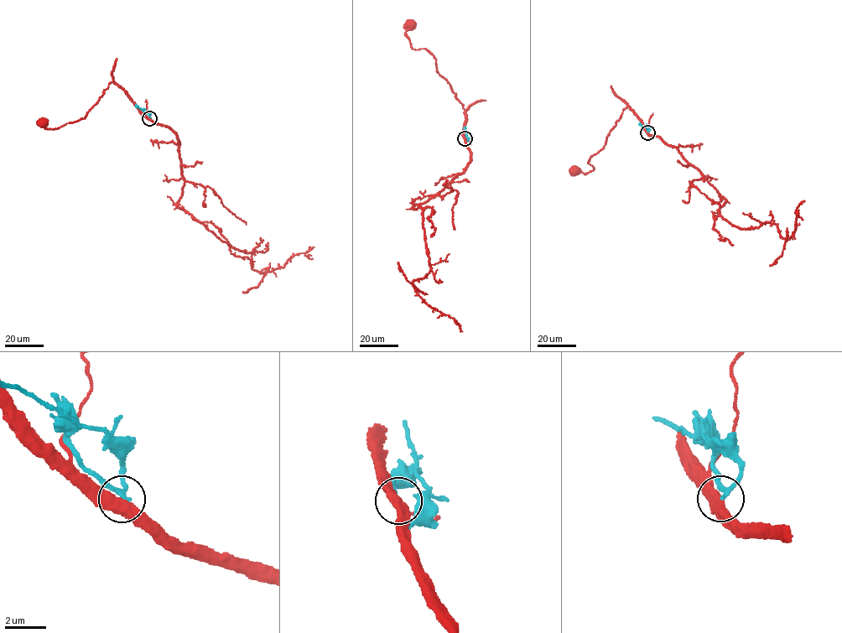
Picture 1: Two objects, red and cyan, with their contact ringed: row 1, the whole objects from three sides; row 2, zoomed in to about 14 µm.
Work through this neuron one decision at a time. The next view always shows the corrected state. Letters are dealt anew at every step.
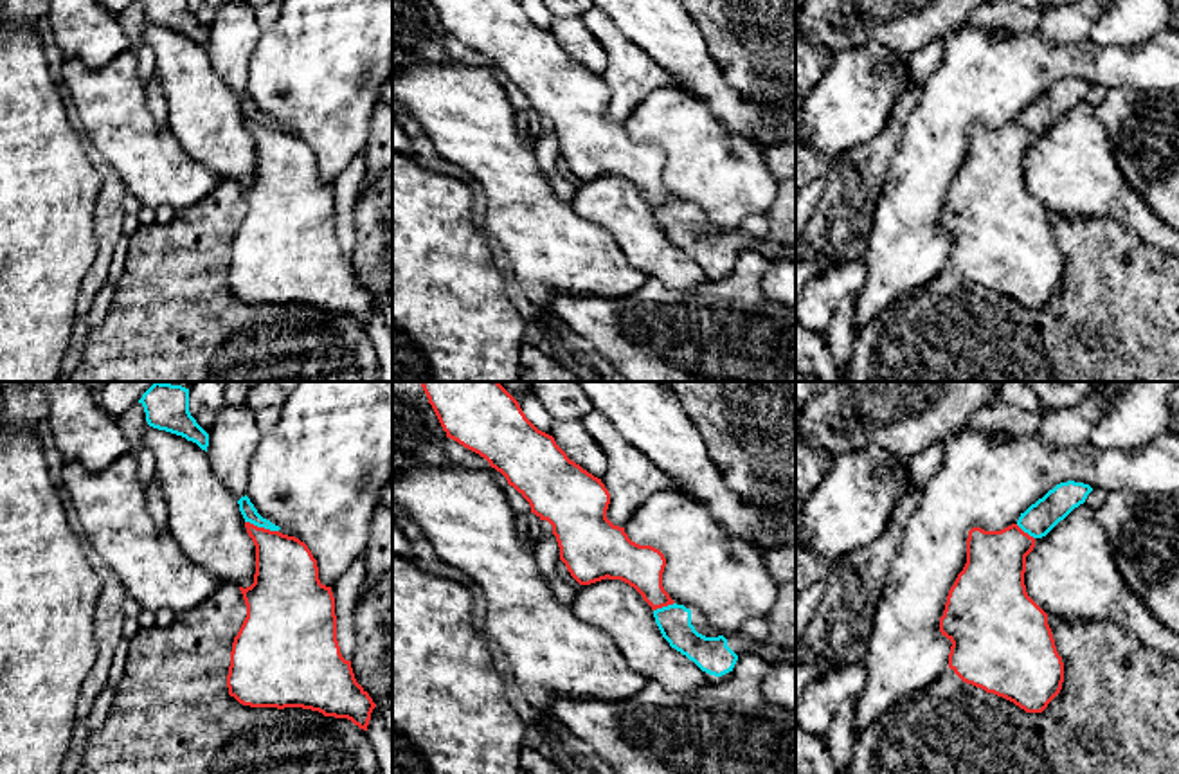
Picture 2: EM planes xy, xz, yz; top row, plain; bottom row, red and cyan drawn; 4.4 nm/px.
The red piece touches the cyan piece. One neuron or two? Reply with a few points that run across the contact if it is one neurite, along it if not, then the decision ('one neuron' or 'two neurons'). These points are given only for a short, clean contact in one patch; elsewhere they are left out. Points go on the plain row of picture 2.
line xy (245, 117), (278, 128); two neurons

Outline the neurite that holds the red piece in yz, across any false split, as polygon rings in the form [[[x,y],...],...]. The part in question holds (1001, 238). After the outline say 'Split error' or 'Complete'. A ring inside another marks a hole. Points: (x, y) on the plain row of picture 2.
[[[1017,121],[1001,128],[972,124],[967,160],[949,187],[940,229],[952,239],[949,265],[963,279],[1003,293],[1026,310],[1042,310],[1062,286],[1064,259],[1048,211],[1026,189],[1026,153],[1033,144],[1035,135]]]. Complete

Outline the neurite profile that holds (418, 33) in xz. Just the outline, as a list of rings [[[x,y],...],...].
[[[392,0],[392,70],[418,63],[450,63],[443,27],[430,0]]]

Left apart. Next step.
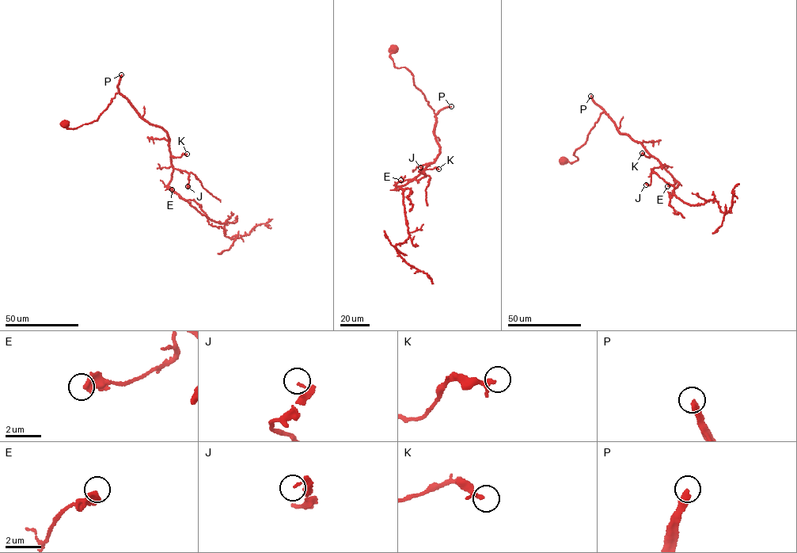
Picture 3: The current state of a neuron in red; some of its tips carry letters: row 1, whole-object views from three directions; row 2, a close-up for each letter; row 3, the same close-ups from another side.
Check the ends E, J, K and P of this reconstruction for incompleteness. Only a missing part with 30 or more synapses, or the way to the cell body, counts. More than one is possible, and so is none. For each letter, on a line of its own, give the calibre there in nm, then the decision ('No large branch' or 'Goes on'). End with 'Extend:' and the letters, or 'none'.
E: Thickness 420 nm. No large branch
J: Thickness 200 nm. No large branch
K: Thickness 240 nm. No large branch
P: Thickness 320 nm. Goes on
Extend: P

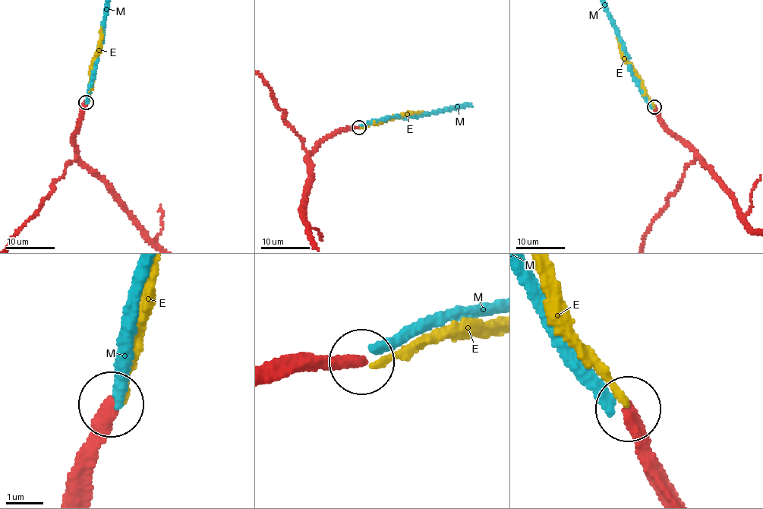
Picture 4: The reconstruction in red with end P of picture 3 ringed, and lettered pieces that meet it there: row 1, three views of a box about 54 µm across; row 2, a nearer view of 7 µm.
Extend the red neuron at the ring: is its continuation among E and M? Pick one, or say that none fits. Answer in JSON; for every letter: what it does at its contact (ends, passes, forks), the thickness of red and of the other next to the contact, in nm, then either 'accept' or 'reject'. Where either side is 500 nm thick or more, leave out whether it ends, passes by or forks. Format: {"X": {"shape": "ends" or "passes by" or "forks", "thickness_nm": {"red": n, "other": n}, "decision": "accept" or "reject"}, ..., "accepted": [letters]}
{"E": {"shape": "ends", "thickness_nm": {"red": 380, "other": 160}, "decision": "reject"}, "M": {"shape": "ends", "thickness_nm": {"red": 360, "other": 320}, "decision": "reject"}, "accepted": []}

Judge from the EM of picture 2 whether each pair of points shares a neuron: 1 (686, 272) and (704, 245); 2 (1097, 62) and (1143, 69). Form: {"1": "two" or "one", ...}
{"1": "two", "2": "one"}

